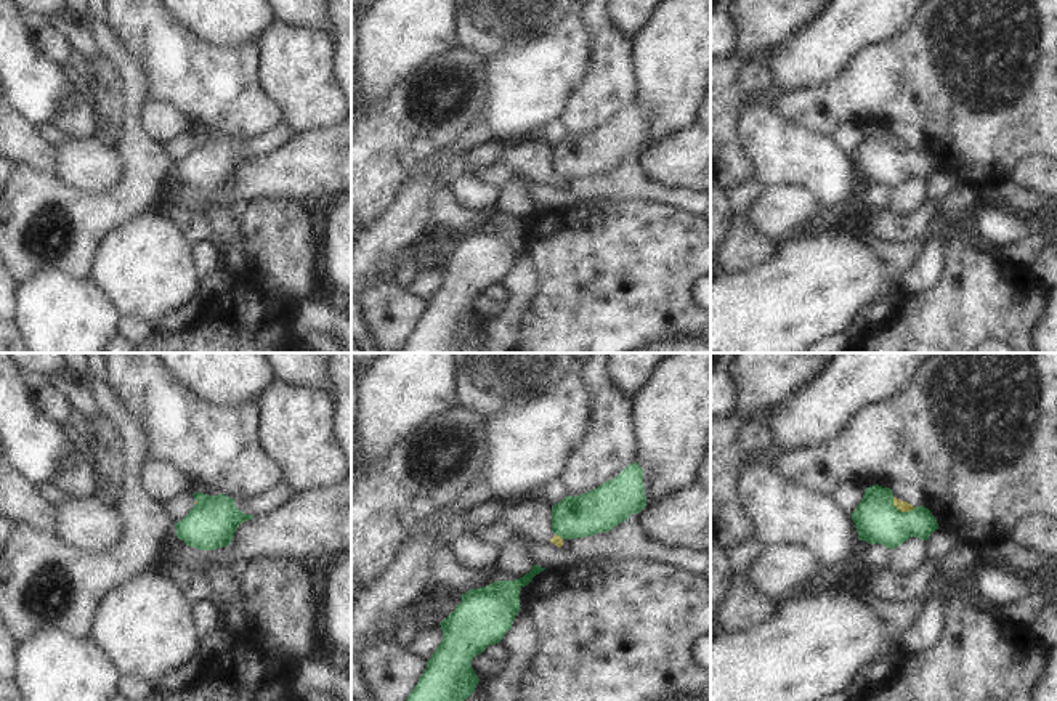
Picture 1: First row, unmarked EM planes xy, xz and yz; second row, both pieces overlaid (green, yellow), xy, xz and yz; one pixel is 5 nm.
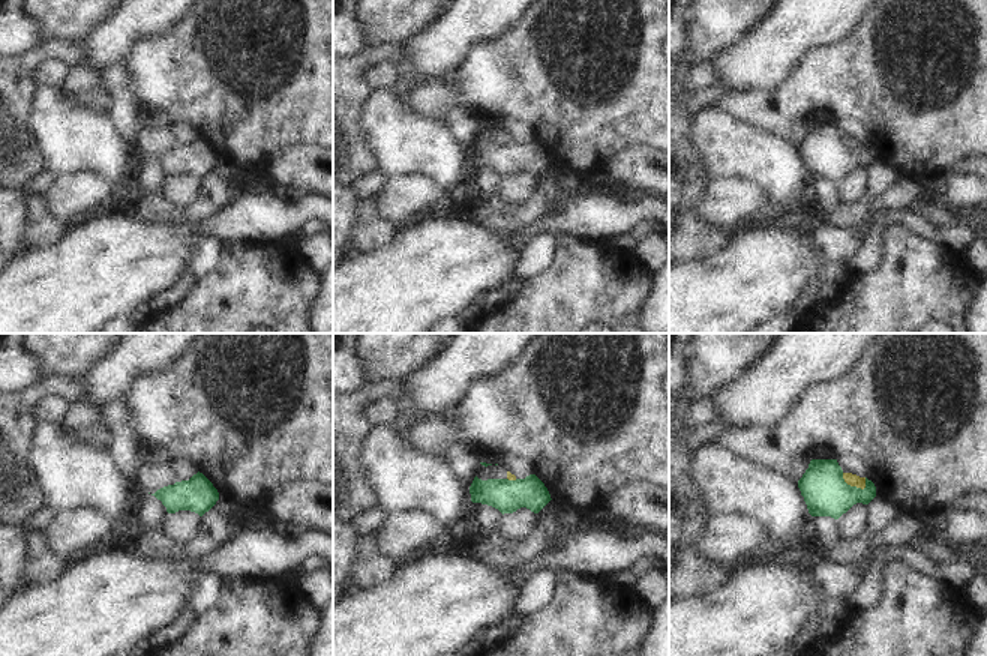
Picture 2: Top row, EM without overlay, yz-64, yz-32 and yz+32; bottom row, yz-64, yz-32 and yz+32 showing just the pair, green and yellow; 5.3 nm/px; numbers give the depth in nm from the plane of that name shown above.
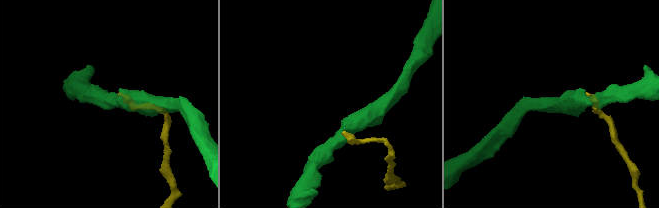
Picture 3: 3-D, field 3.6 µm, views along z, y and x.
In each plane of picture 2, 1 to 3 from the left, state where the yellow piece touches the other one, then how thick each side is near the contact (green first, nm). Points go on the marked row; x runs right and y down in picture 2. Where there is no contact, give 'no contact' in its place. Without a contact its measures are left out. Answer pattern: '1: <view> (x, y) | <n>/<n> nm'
1: no contact
2: yz-32 (512, 481) | 180/40 nm
3: yz+32 (852, 487) | 240/70 nm

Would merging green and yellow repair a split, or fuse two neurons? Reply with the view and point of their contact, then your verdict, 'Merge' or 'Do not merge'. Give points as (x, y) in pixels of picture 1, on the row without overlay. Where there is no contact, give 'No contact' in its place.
Touches green at yz (902, 153). Do not merge.

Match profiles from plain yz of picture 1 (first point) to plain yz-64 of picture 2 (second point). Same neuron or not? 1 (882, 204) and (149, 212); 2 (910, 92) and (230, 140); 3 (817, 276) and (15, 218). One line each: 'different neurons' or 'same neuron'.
1: different neurons
2: same neuron
3: different neurons

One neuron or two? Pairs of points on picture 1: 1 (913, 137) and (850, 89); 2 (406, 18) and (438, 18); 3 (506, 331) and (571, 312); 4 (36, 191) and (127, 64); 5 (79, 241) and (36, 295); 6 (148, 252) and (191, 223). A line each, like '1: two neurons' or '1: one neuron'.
1: two neurons
2: one neuron
3: two neurons
4: one neuron
5: two neurons
6: two neurons

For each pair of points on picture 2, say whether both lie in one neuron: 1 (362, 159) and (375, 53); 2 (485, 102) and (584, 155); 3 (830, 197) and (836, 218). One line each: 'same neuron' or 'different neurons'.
1: same neuron
2: same neuron
3: different neurons

